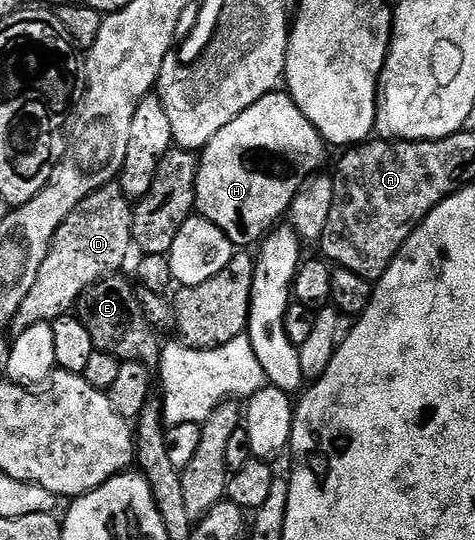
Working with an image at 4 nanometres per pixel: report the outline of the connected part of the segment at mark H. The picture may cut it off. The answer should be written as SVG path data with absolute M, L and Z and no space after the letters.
M276 90L265 94L256 104L249 106L249 110L237 114L225 130L217 130L215 137L201 149L195 187L198 215L213 222L213 226L223 231L232 244L243 250L250 249L290 213L293 198L303 191L304 184L324 171L327 151L329 148L323 135L313 126L313 122L309 122L309 118L305 118L305 114L301 114L290 92Z

